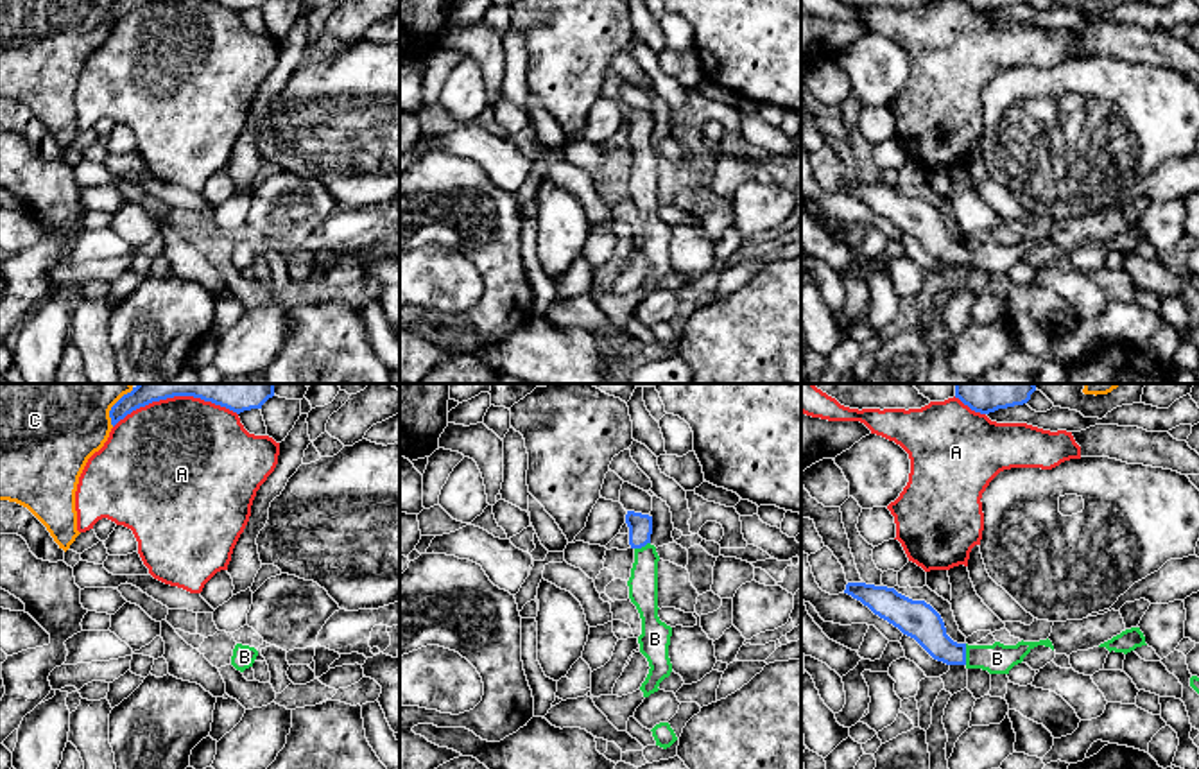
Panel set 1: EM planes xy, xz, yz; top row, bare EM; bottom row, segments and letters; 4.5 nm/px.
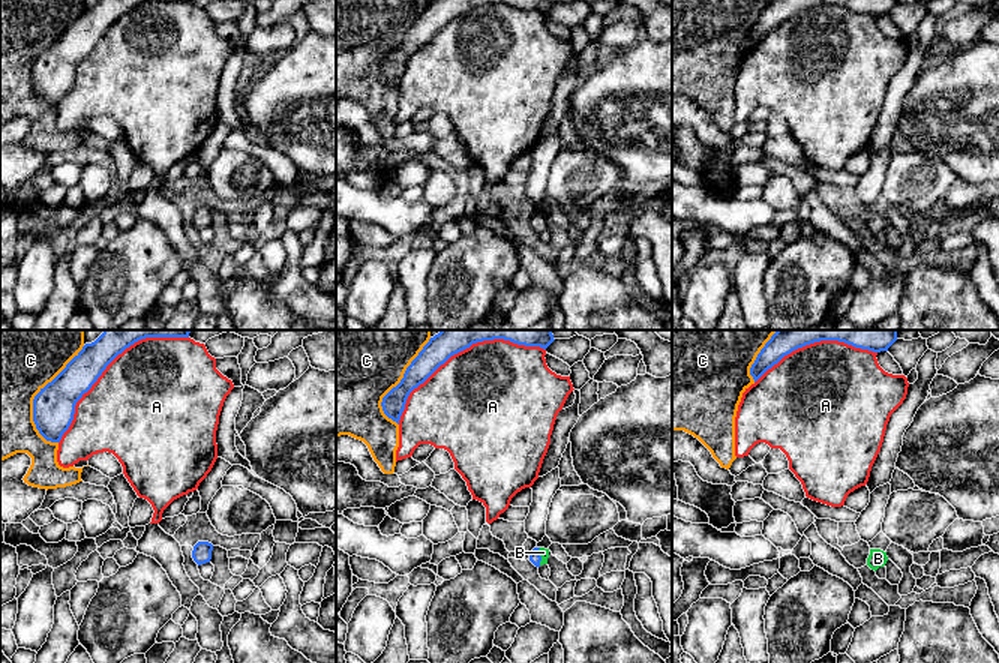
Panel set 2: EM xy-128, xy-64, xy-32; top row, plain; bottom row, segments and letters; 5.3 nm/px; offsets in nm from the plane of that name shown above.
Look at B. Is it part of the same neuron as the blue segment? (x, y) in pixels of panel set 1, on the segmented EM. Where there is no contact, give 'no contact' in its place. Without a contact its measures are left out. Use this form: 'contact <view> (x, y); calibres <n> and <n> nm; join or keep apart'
contact yz (965, 655); calibres 160 and 140 nm; join

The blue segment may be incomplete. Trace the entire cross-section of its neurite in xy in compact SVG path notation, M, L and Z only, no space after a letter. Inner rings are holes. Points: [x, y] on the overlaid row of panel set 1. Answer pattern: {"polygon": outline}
{"polygon": "M138 384L111 407L111 425L140 407L174 396L201 398L240 414L262 409L274 396L274 384Z"}

